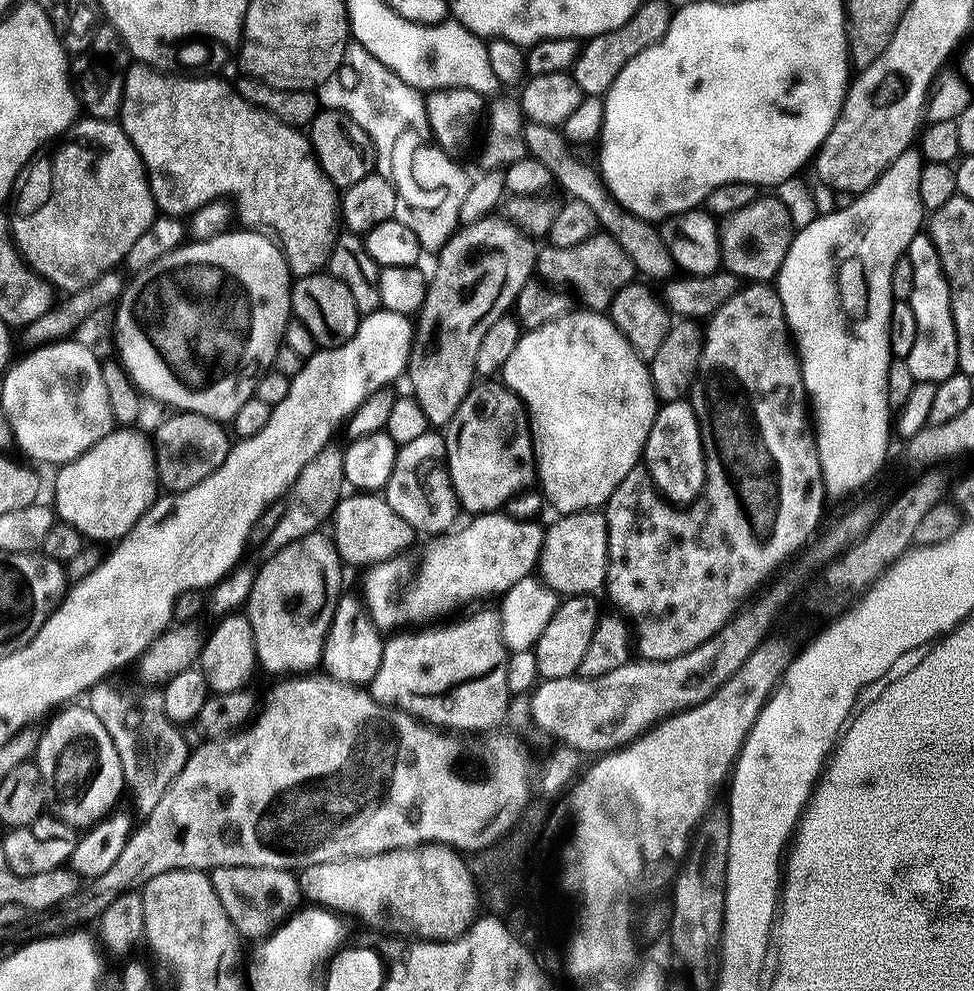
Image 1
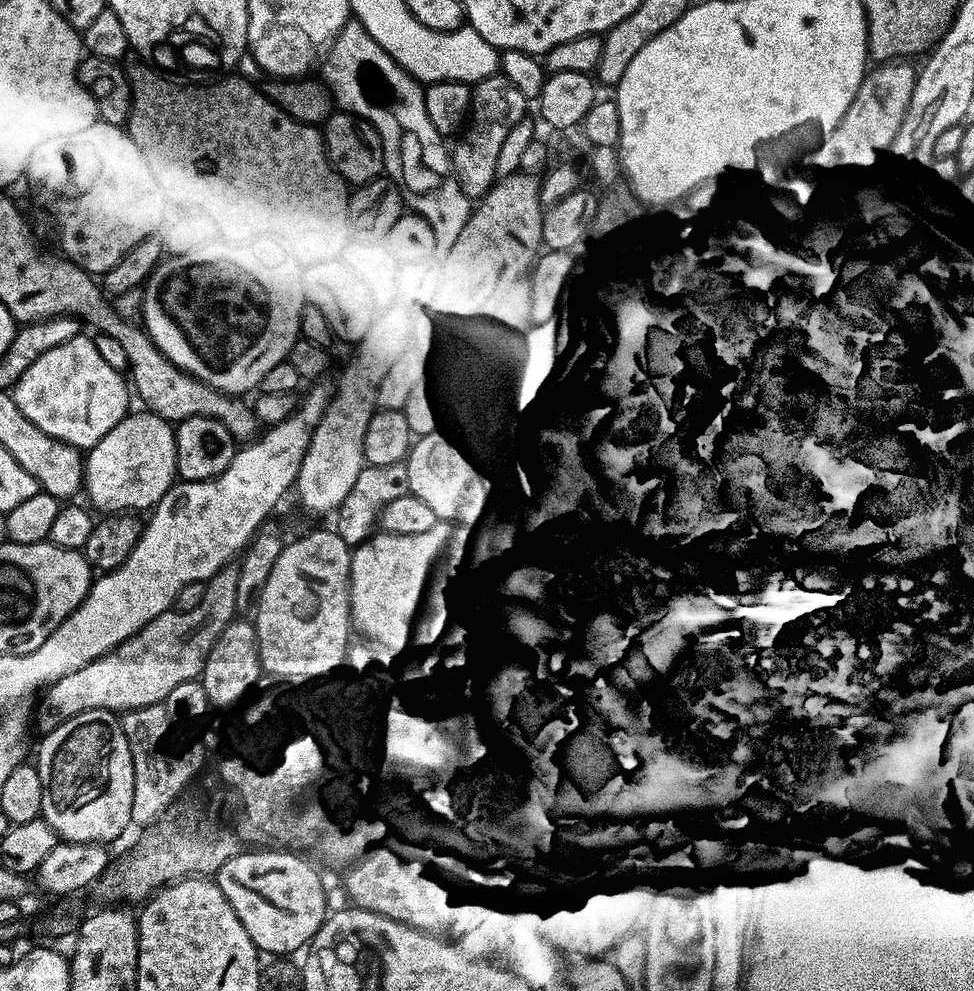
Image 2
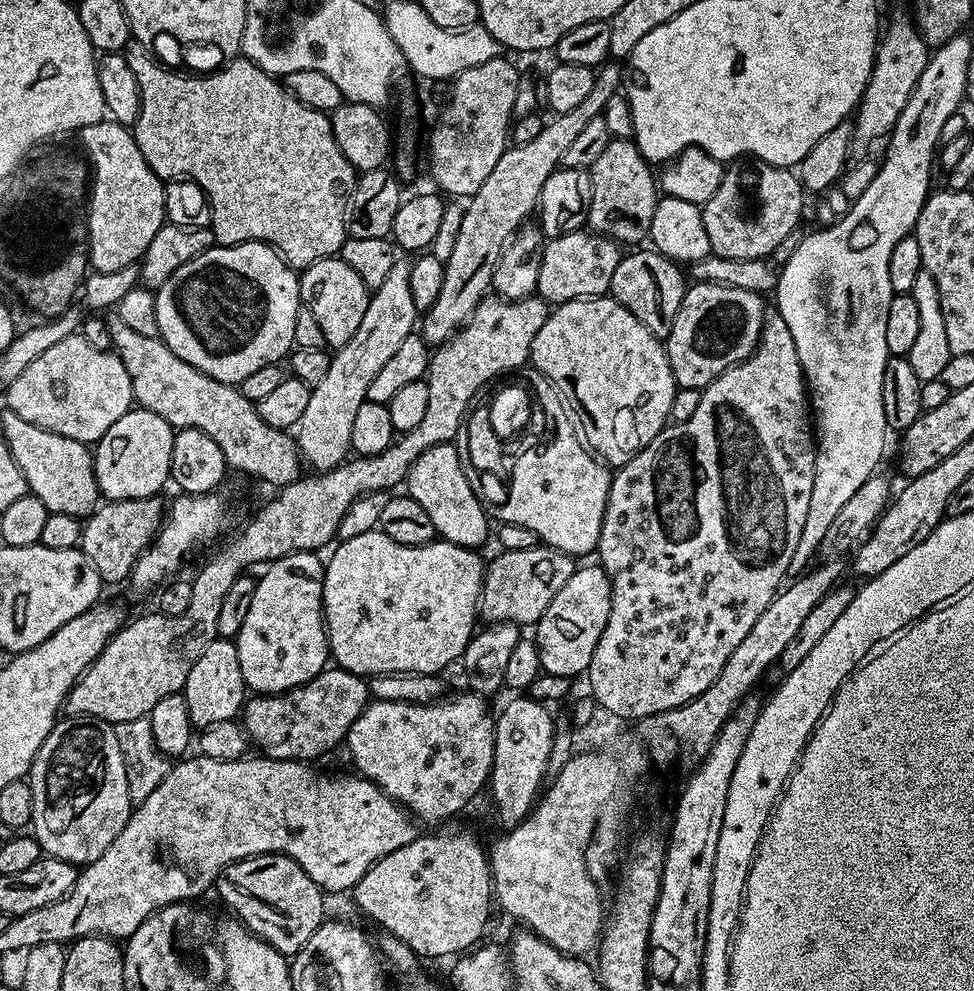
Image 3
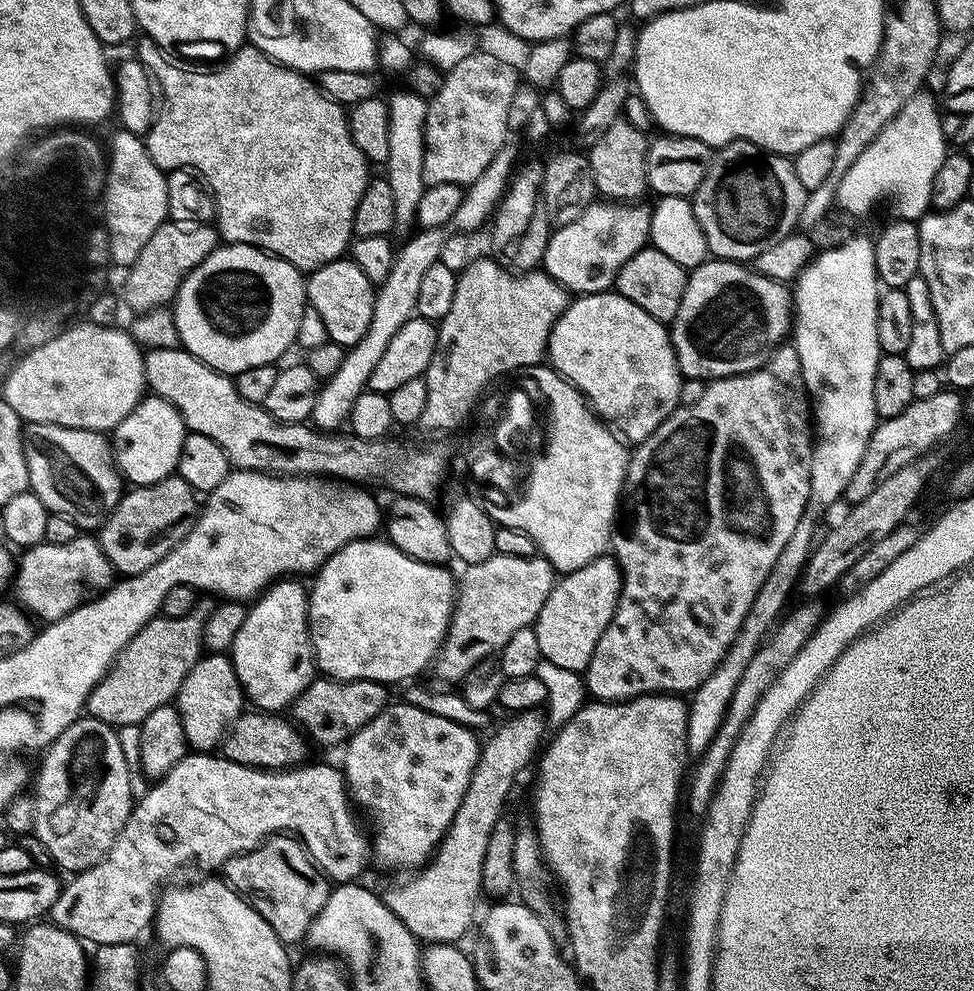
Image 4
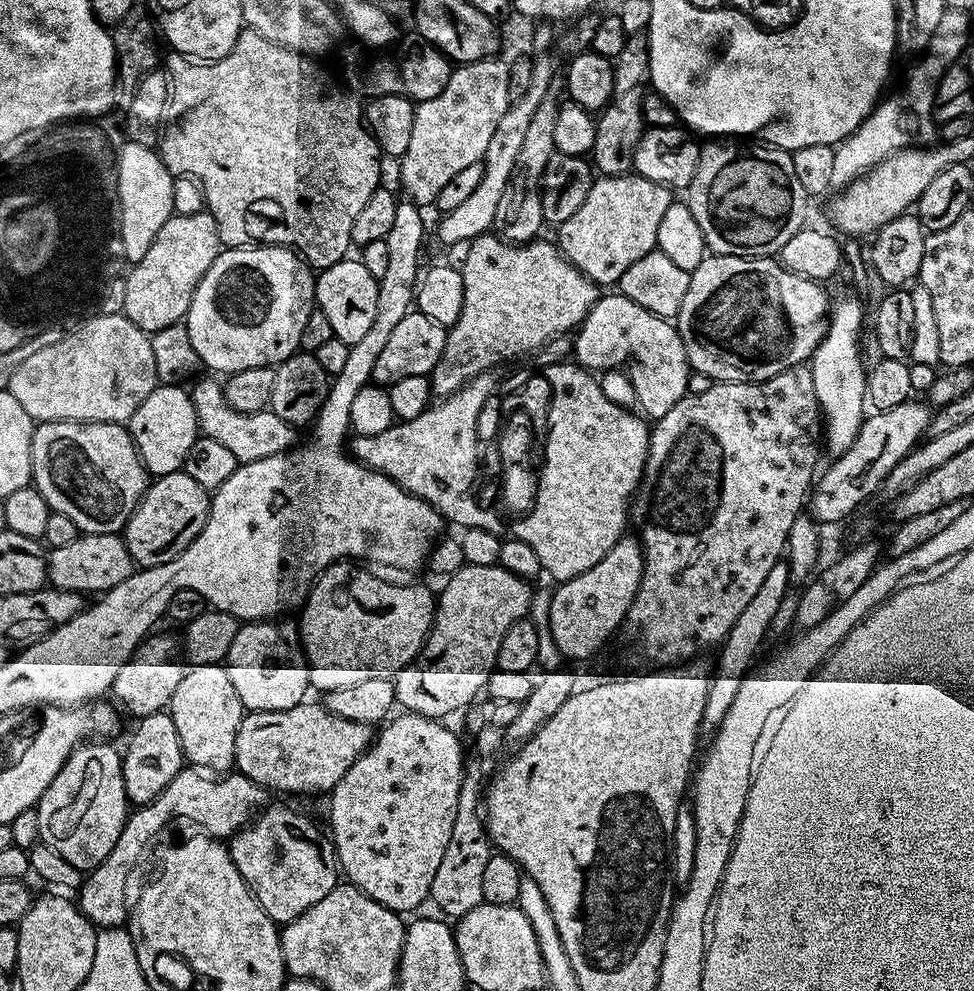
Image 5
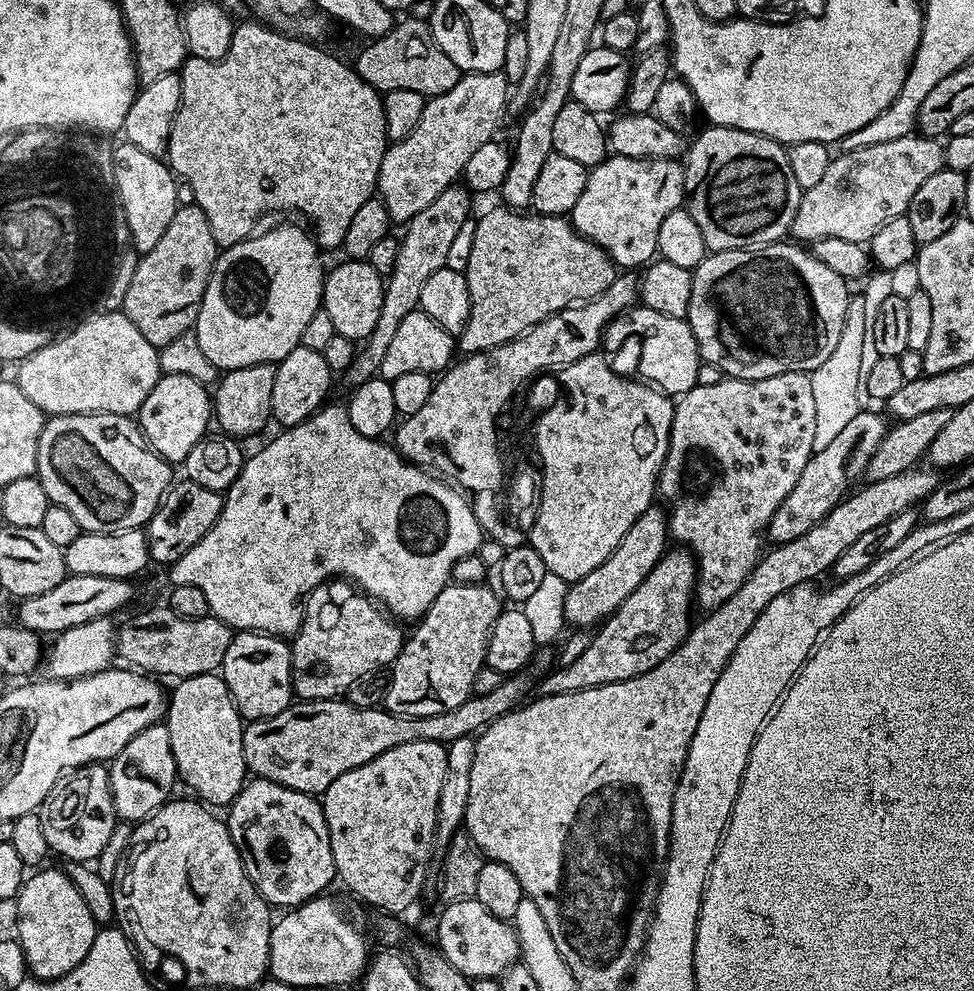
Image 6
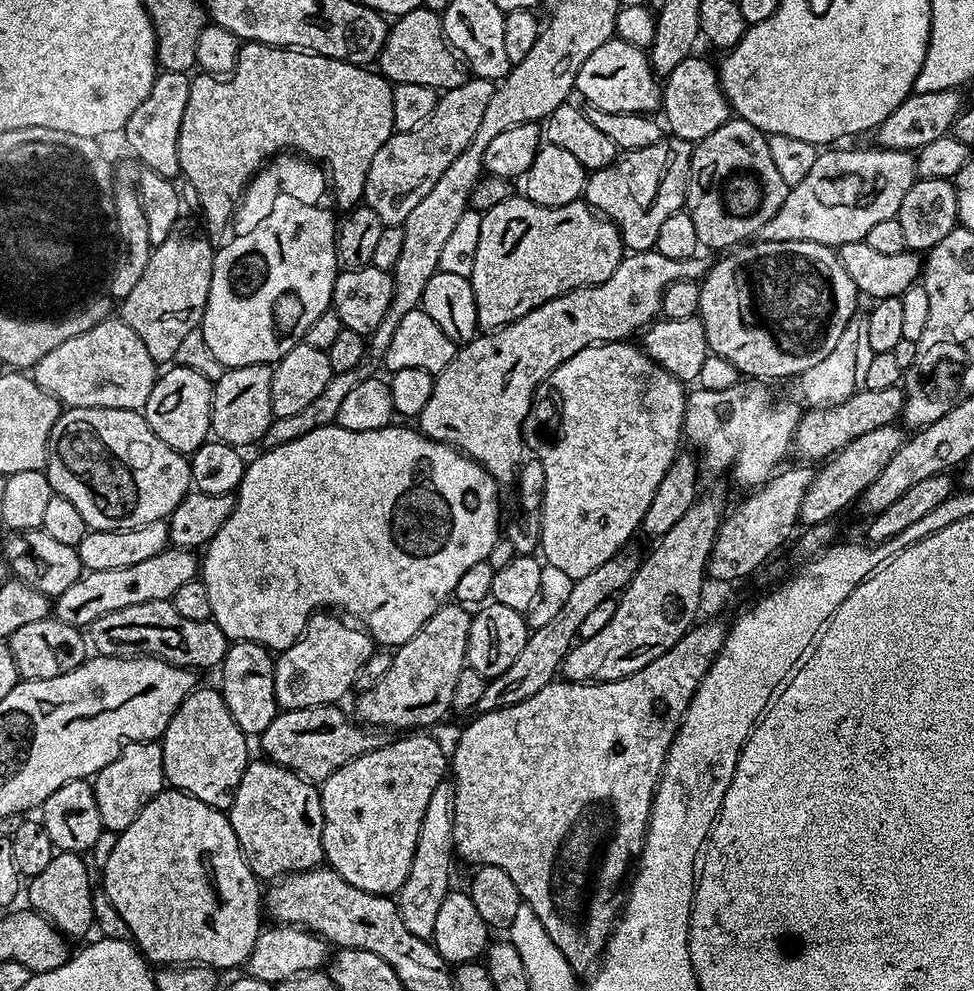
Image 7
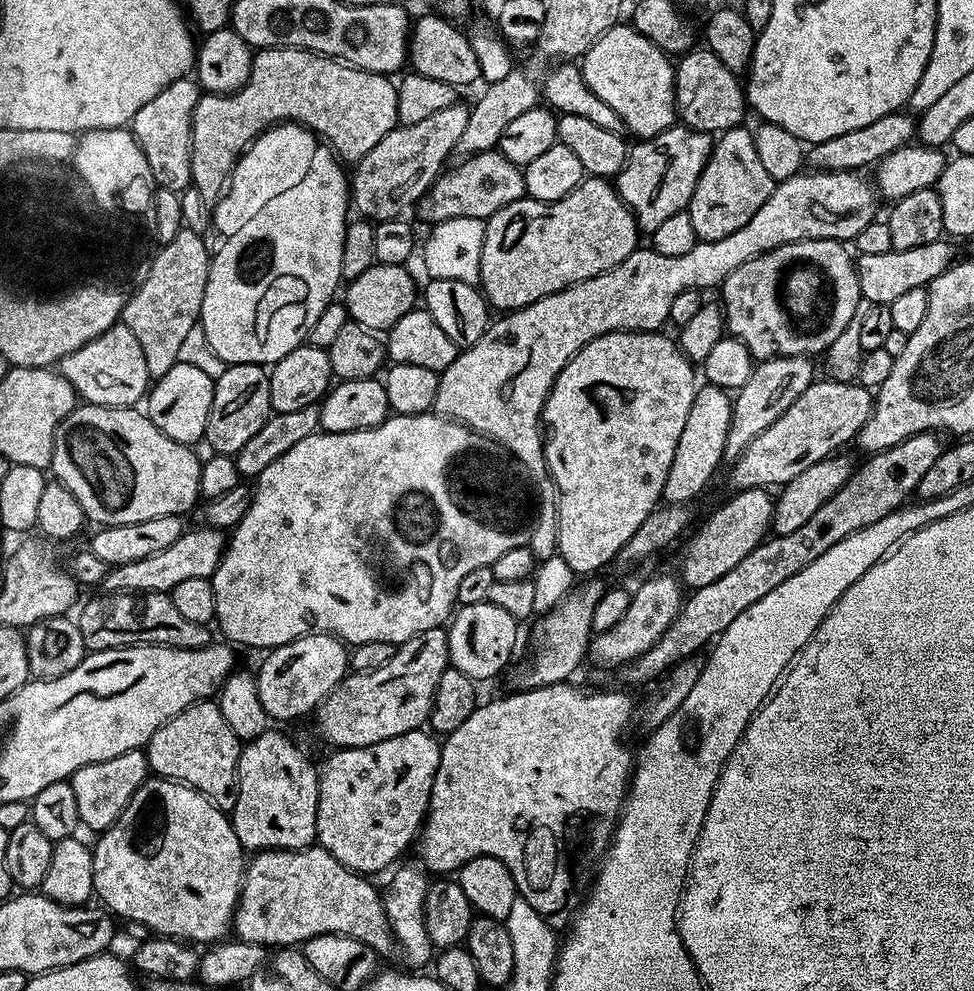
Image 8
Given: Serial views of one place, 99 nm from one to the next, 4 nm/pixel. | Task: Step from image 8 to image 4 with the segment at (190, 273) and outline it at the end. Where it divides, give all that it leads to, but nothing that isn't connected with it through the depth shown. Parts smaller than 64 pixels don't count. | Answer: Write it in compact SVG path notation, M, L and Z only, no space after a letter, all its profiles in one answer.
M167 220L143 246L138 258L125 273L122 292L127 306L134 314L149 312L169 305L176 296L181 282L218 246L217 229L210 224L183 226Z

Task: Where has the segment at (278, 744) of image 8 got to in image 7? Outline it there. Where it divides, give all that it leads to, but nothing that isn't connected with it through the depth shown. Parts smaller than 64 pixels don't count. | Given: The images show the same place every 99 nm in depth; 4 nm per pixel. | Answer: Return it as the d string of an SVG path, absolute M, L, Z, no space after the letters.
M267 758L259 759L246 766L226 815L253 874L272 882L289 873L313 869L324 860L324 815L320 789L313 781Z

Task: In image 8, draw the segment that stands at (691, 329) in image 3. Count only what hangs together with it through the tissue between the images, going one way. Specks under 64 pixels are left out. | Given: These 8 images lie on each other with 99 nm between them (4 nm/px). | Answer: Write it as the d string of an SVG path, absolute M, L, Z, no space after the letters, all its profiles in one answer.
M818 236L814 240L795 240L789 244L778 246L774 250L759 255L758 258L751 259L750 262L746 262L743 266L734 270L720 287L720 299L724 303L724 313L728 330L735 337L743 341L749 351L758 360L790 355L815 356L814 354L818 352L820 354L825 353L834 340L838 338L840 332L849 325L850 318L853 317L858 302L861 302L864 297L864 271L862 269L861 257L856 255L855 248L852 247L847 239L838 236Z

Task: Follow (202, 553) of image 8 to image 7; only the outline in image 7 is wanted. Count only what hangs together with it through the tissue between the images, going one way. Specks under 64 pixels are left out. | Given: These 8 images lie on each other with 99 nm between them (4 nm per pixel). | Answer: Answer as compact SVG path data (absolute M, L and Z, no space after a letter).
M169 546L162 549L154 558L145 558L135 566L122 566L115 570L85 571L54 600L54 616L72 627L83 629L90 626L102 614L114 610L126 610L126 606L138 606L138 602L171 600L172 596L185 582L197 579L202 564L197 553L191 548Z

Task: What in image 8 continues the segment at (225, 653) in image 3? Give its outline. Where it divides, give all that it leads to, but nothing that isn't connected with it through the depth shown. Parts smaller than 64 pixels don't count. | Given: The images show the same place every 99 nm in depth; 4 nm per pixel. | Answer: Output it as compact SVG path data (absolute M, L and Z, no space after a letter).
M211 699L198 700L182 714L170 718L148 740L146 755L149 769L157 777L187 784L209 798L224 796L237 787L236 767L240 761L242 742L222 718L219 703Z

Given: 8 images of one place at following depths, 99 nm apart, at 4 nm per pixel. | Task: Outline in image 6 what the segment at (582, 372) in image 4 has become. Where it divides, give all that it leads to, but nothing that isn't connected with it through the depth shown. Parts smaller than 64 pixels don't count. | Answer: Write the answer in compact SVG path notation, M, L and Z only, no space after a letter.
M633 306L620 316L615 316L602 337L603 347L620 348L628 336L644 336L640 344L640 372L647 383L657 387L672 398L679 398L697 385L698 370L702 363L694 330L685 318L670 318L643 306Z

